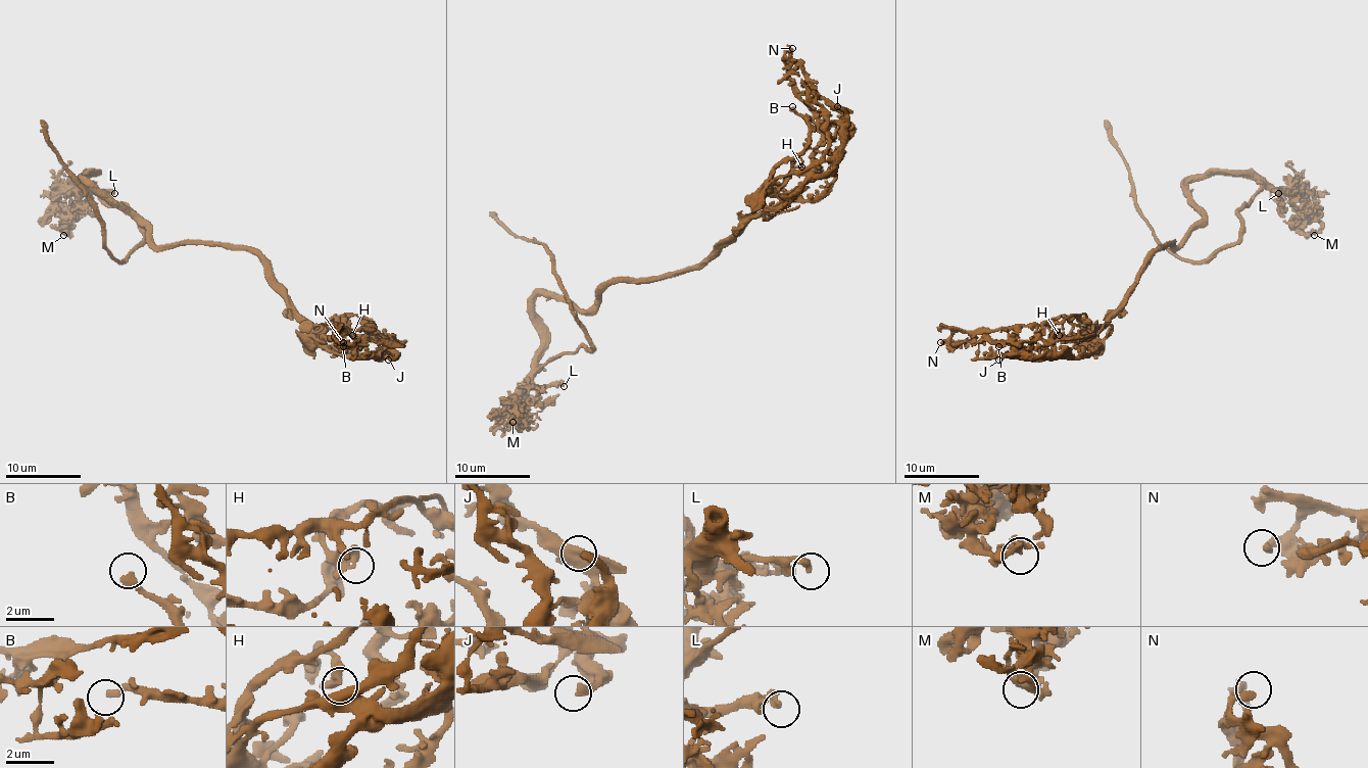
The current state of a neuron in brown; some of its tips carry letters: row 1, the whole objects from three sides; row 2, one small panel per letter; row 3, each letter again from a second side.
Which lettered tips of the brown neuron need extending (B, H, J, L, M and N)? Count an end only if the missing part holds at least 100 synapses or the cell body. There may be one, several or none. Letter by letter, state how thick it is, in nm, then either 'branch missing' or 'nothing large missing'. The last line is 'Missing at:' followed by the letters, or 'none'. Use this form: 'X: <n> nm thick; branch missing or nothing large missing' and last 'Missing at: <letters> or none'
B: 260 nm thick; nothing large missing
H: 440 nm thick; nothing large missing
J: 320 nm thick; nothing large missing
L: 280 nm thick; nothing large missing
M: 240 nm thick; nothing large missing
N: 240 nm thick; nothing large missing
Missing at: none

